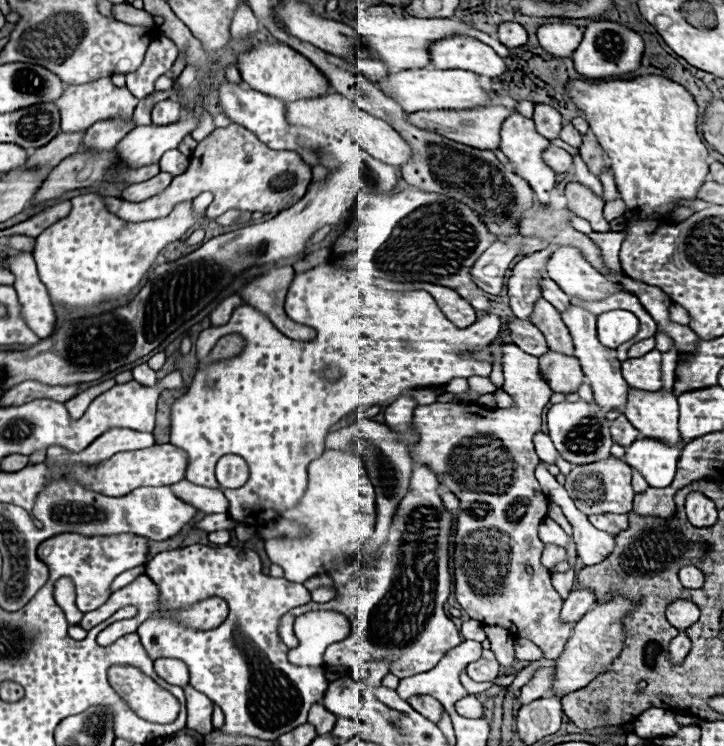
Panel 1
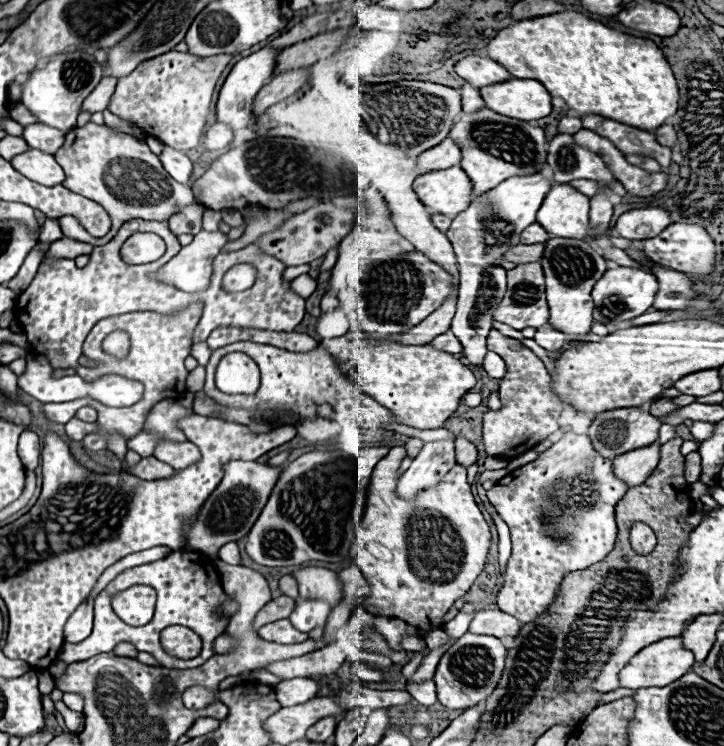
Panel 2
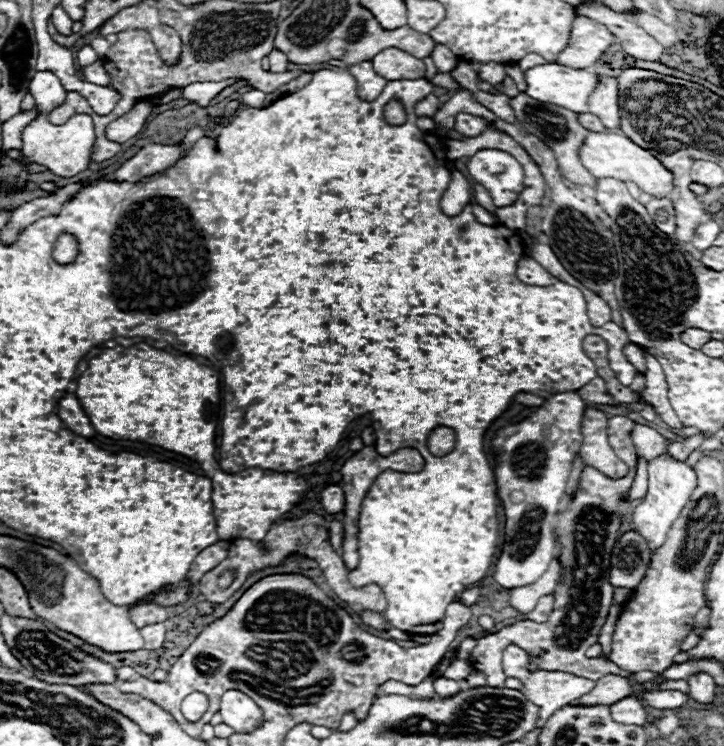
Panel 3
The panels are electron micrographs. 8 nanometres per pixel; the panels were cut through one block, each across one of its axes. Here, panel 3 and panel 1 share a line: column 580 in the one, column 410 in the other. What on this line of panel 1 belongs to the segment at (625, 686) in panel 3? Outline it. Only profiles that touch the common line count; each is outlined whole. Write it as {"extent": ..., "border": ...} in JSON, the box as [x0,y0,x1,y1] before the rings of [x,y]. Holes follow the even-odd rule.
{"extent":[408,696,442,722],"border":[[[410,696],[408,704],[412,704],[412,708],[416,708],[416,712],[420,712],[422,716],[428,716],[428,720],[438,722],[440,714],[442,714],[442,704],[432,698],[432,696]]]}

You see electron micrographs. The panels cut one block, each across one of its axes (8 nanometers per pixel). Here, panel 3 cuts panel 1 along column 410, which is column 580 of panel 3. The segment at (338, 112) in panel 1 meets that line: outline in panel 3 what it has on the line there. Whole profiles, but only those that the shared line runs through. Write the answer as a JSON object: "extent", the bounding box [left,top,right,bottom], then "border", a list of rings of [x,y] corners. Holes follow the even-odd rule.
{"extent":[580,132,674,198],"border":[[[590,132],[584,146],[580,148],[580,160],[584,168],[596,178],[616,178],[624,182],[636,182],[638,188],[654,198],[668,196],[674,188],[674,174],[662,166],[662,162],[648,150],[640,148],[628,136],[616,132]]]}

